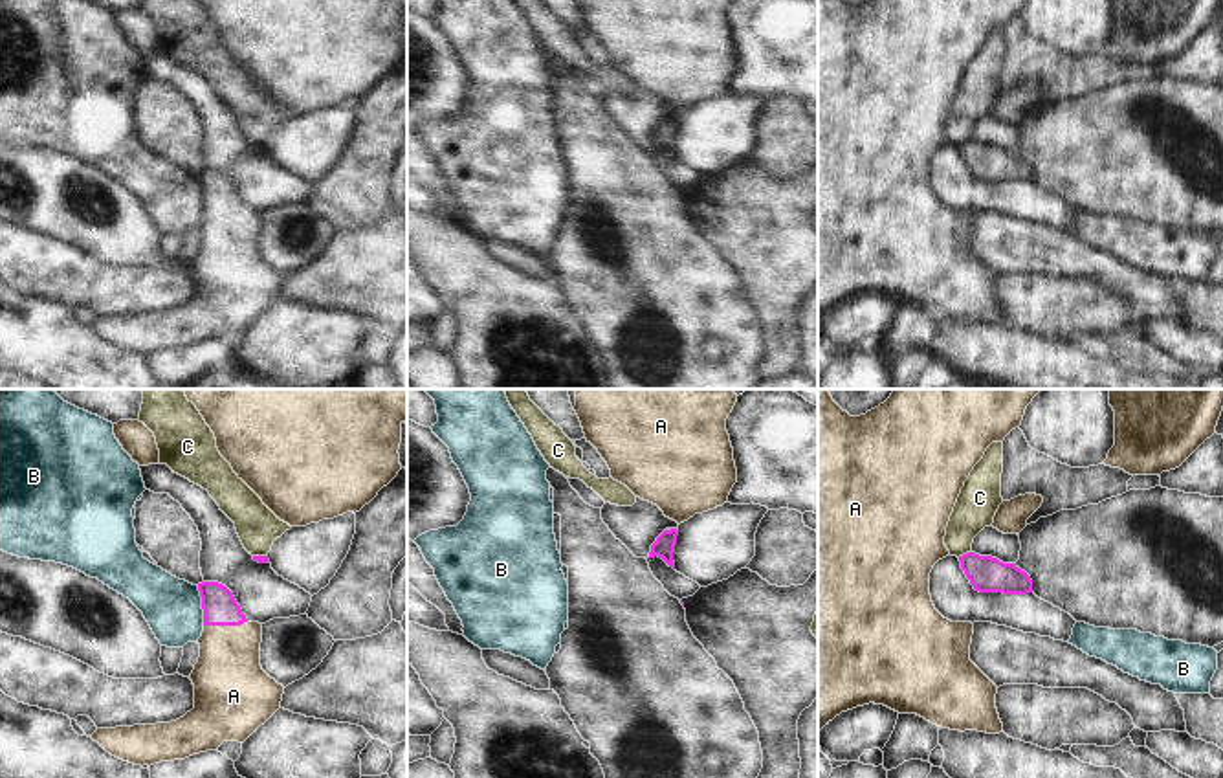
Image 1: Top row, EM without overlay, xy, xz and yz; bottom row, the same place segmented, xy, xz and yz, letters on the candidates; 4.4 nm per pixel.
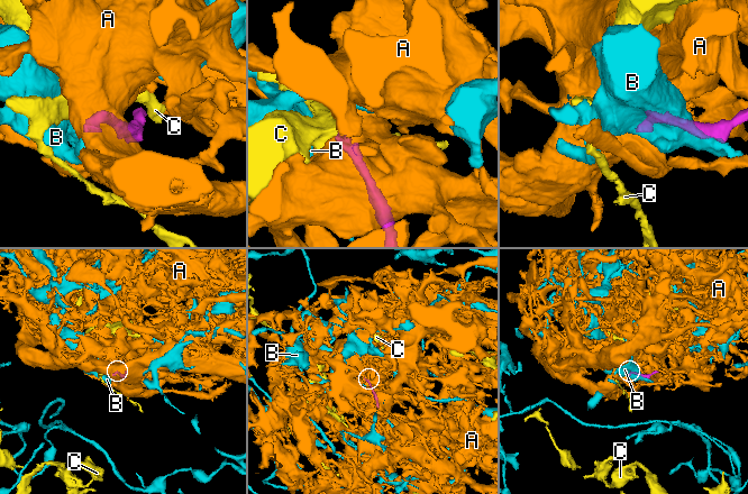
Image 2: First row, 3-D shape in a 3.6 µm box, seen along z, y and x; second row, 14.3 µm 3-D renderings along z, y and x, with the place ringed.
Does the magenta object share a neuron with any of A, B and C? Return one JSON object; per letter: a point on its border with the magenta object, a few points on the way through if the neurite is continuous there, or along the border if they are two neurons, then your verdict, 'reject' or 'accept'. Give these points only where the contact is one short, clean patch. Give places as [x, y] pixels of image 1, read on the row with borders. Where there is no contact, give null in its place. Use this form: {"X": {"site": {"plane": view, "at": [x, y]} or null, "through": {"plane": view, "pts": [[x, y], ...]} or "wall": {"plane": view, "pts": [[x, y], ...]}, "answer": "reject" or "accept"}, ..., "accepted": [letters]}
{"A": {"site": {"plane": "xy", "at": [224, 624]}, "through": {"plane": "xy", "pts": [[219, 604], [224, 624], [228, 635], [228, 677]]}, "answer": "accept"}, "B": {"site": {"plane": "xy", "at": [202, 606]}, "answer": "reject"}, "C": {"site": {"plane": "yz", "at": [963, 555]}, "wall": {"plane": "yz", "pts": [[970, 551], [958, 556]]}, "answer": "reject"}, "accepted": ["A"]}

